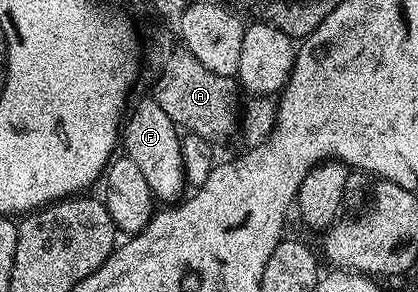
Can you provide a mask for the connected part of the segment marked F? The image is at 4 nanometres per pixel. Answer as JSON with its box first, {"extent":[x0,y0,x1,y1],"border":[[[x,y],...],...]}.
{"extent":[121,95,186,205],"border":[[[146,95],[128,108],[122,126],[121,147],[131,161],[135,161],[146,178],[154,198],[161,203],[171,205],[180,200],[186,188],[185,166],[181,153],[182,136],[167,113],[159,107],[157,100]]]}

